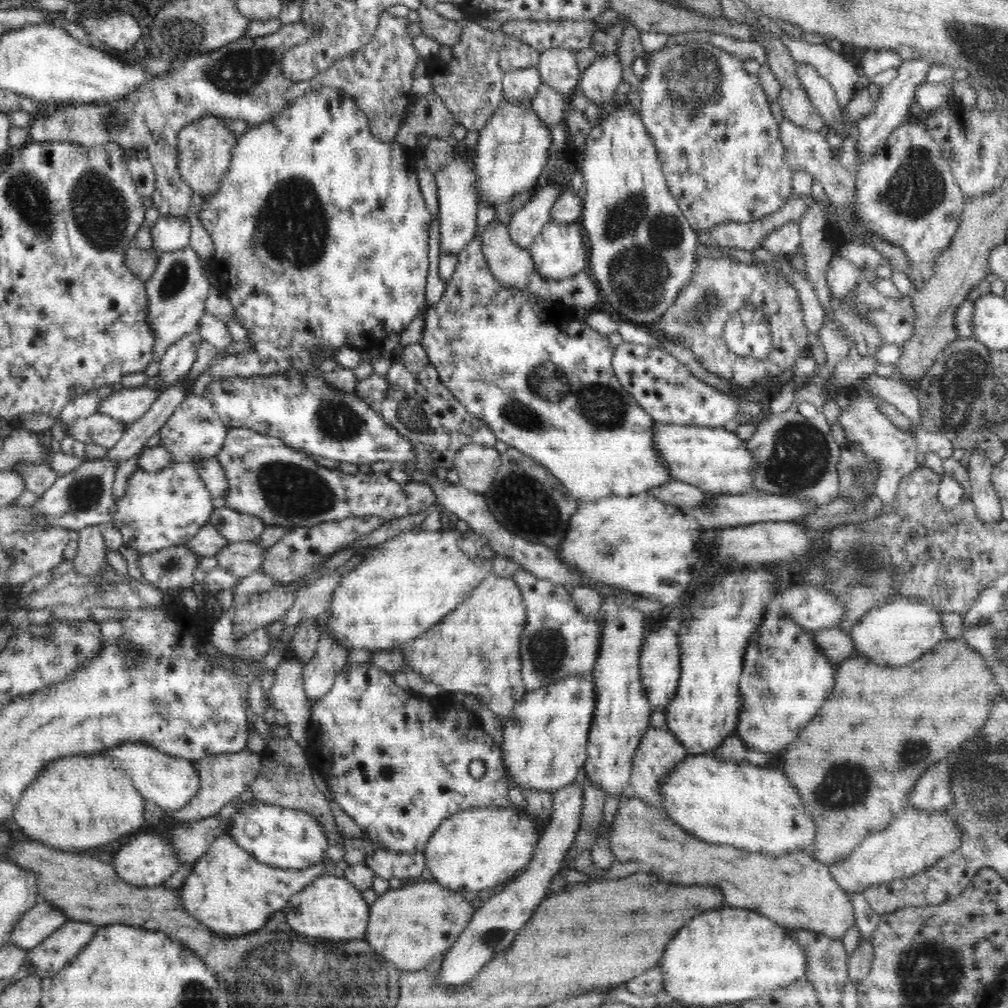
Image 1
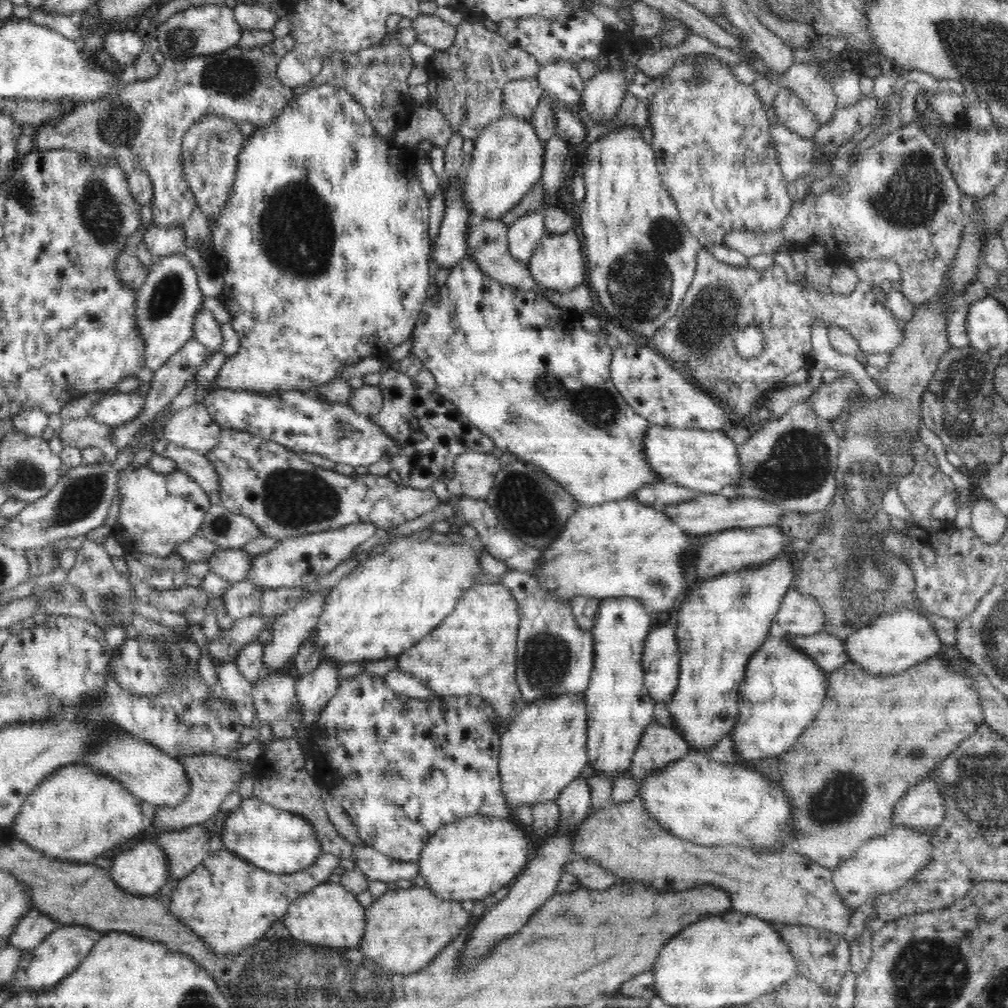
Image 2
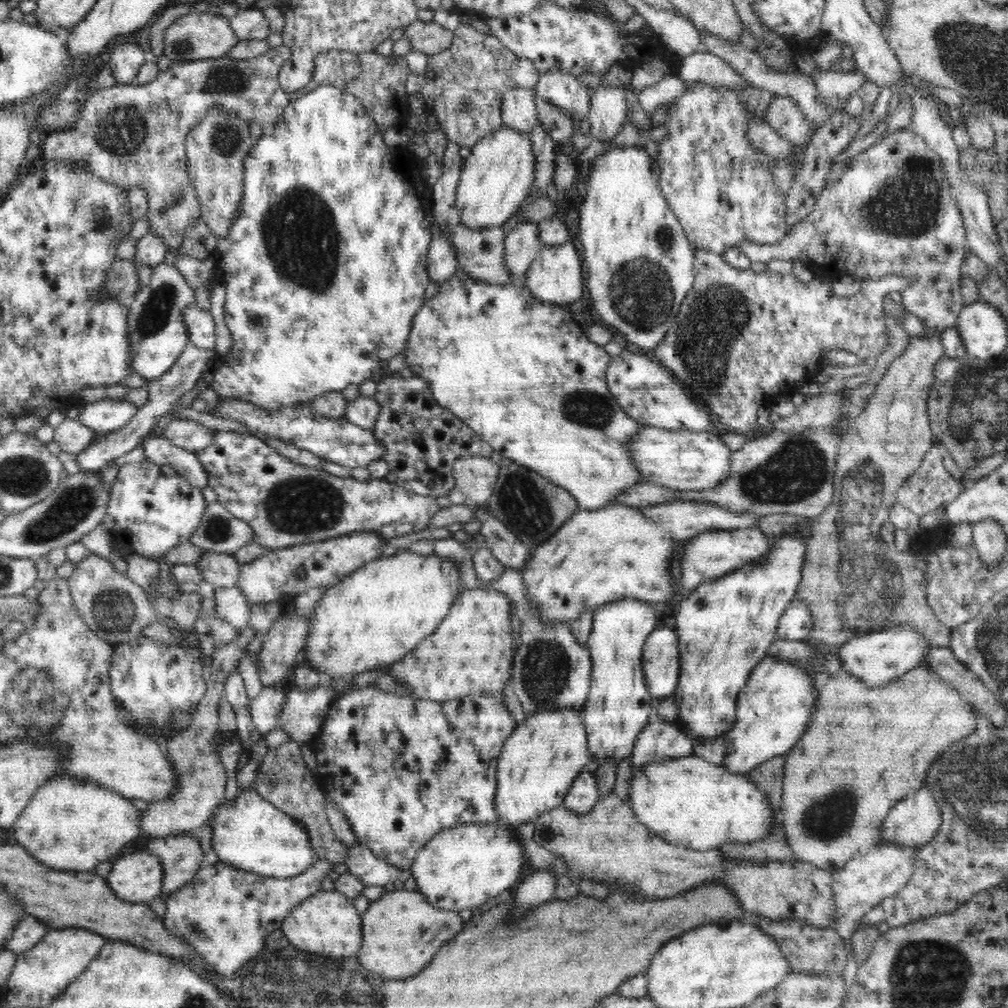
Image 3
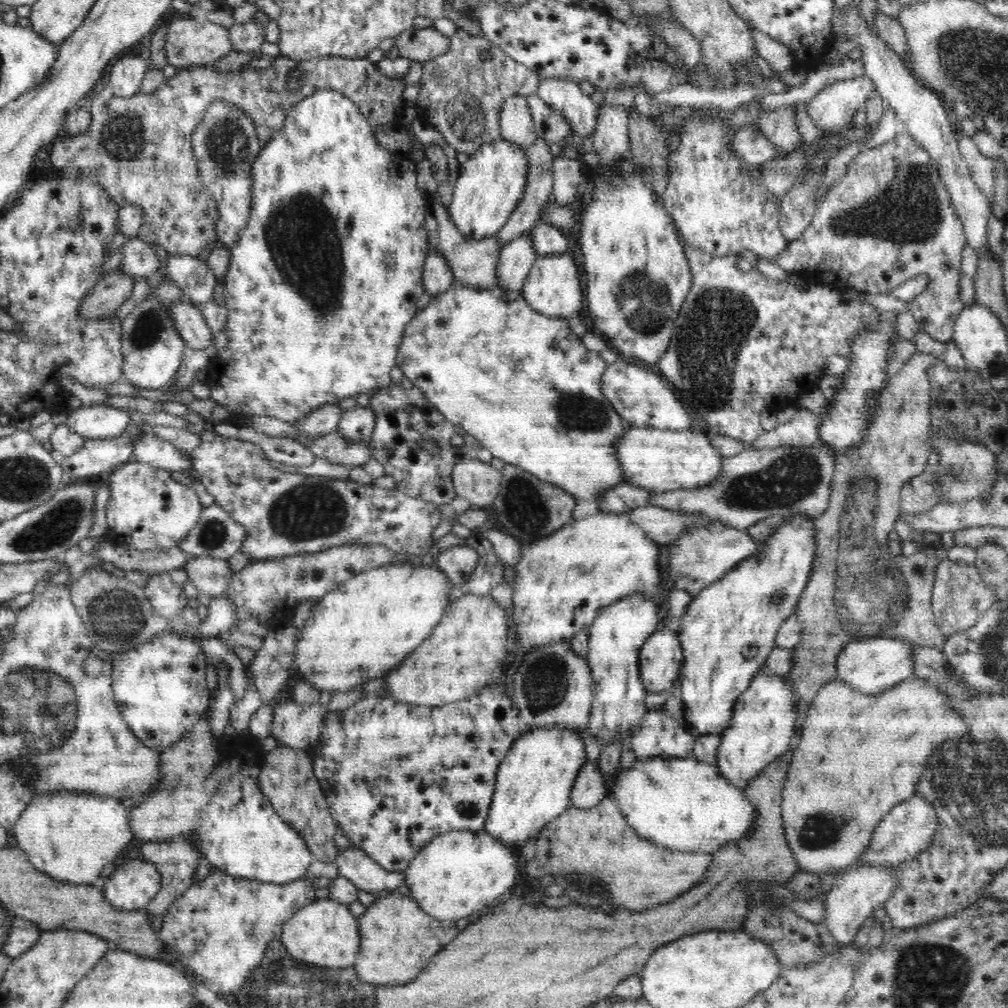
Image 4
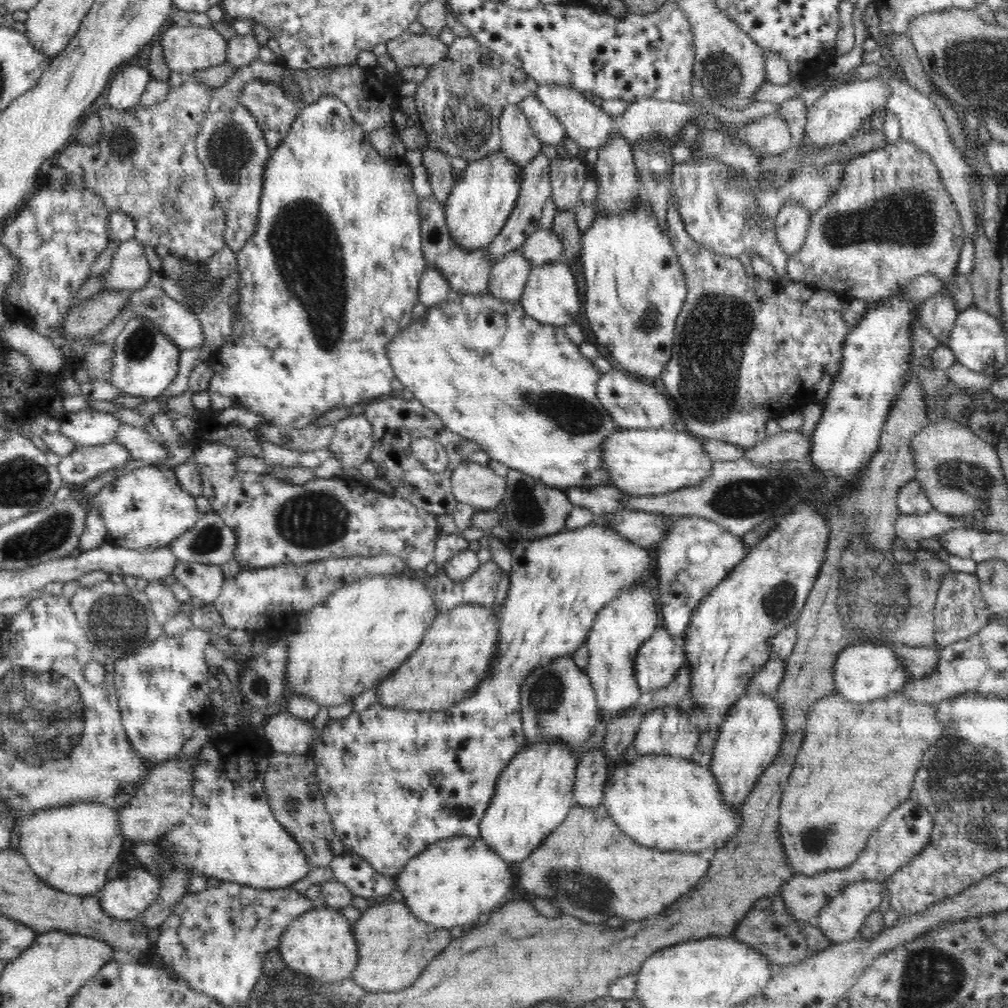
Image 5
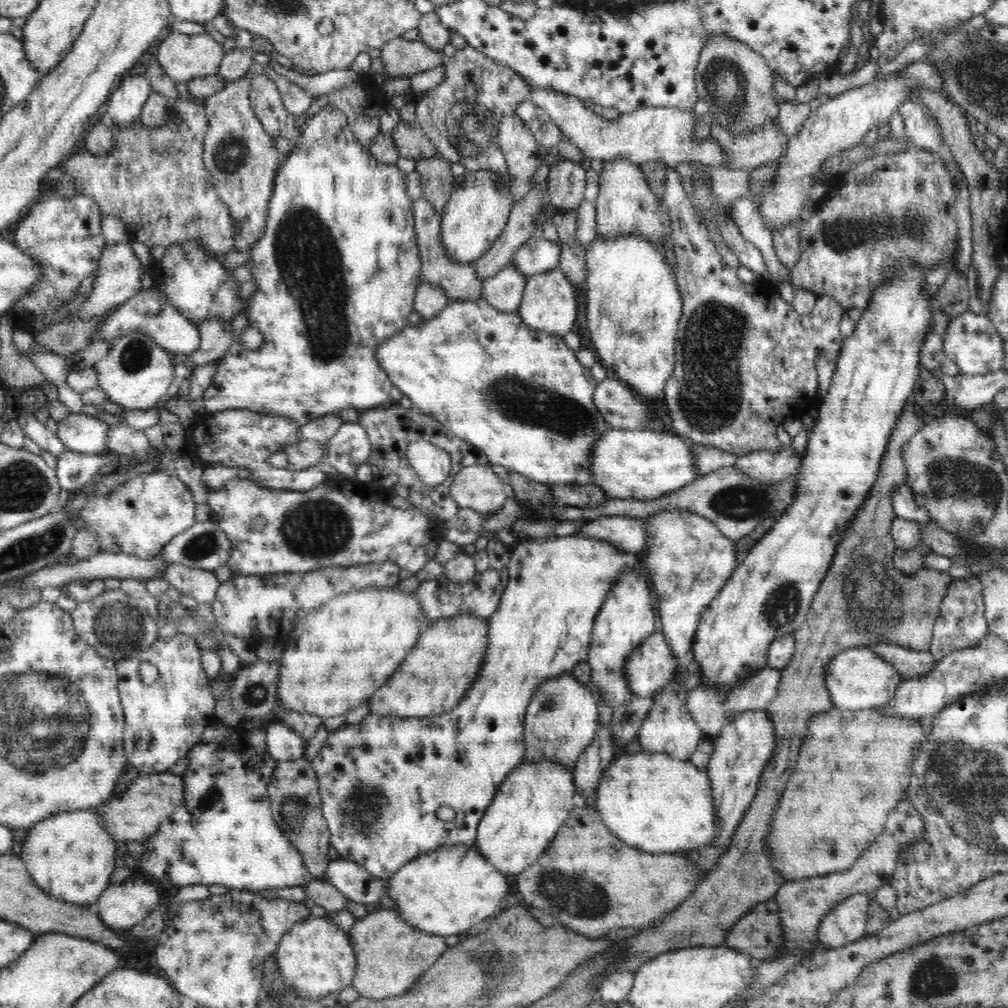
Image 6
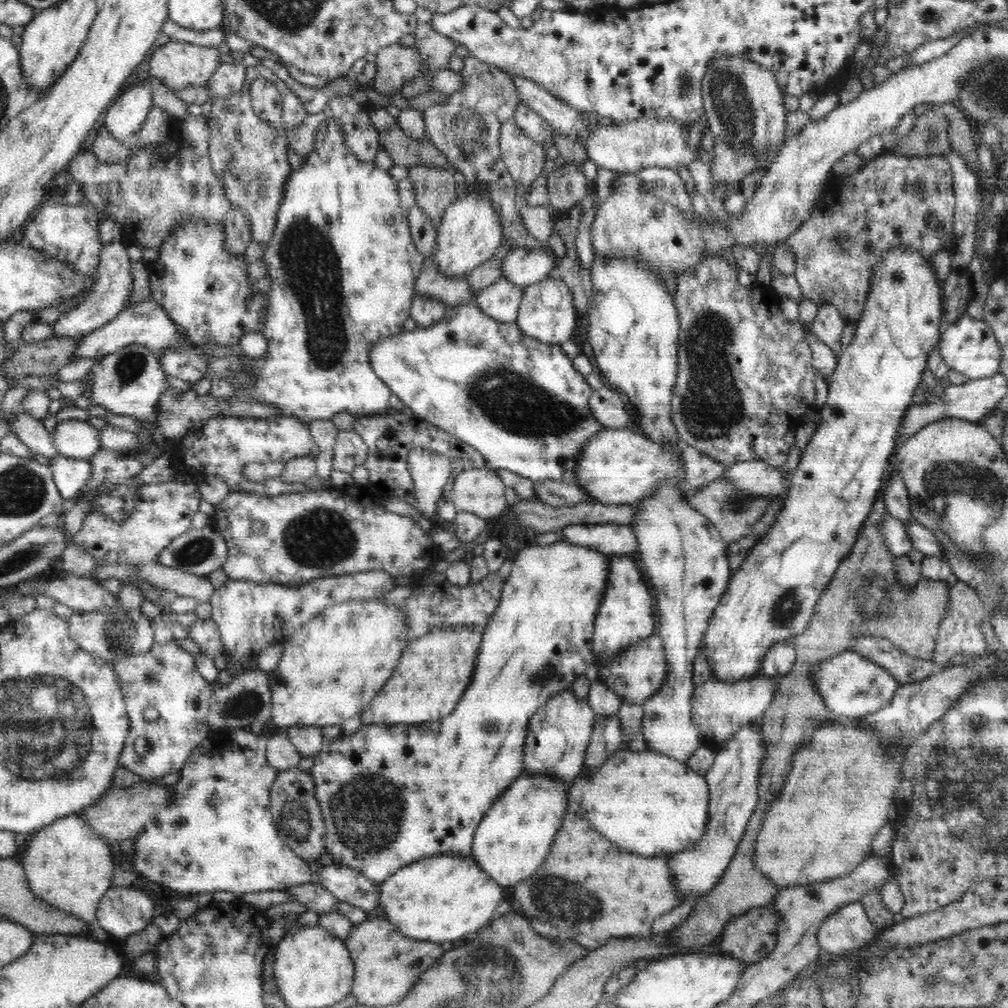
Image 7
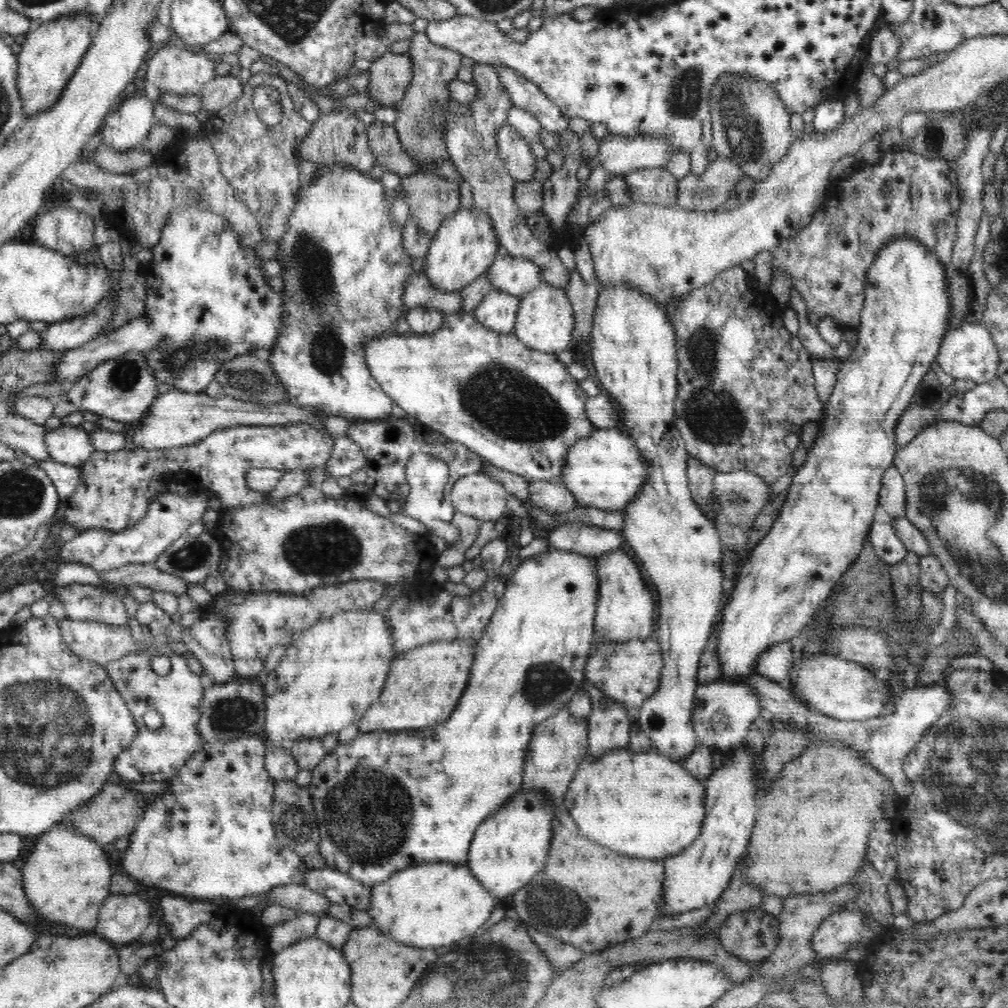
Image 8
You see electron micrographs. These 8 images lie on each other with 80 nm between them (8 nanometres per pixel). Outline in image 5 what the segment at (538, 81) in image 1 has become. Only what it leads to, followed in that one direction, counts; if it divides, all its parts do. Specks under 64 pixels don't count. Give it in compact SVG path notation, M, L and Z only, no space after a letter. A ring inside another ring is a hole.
M520 103L507 104L503 108L499 116L499 134L504 155L520 167L520 172L542 150L542 144L534 137Z

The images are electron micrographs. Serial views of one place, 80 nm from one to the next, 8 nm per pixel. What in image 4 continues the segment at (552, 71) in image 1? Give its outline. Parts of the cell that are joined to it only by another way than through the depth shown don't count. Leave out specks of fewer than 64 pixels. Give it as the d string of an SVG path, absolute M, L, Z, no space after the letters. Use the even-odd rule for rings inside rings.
M562 78L545 79L539 83L536 93L550 108L562 114L575 140L594 136L599 105L582 92L578 83Z

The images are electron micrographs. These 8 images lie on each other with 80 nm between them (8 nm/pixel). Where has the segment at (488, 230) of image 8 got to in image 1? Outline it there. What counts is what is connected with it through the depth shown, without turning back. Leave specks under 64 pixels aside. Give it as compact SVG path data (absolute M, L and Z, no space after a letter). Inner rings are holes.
M504 101L500 108L494 111L492 117L479 132L479 140L474 148L473 164L476 171L476 189L478 200L486 201L488 205L497 207L503 202L509 201L512 195L521 193L523 190L531 191L539 184L544 166L548 158L548 150L552 143L551 129L536 115L531 107L524 107L520 103Z

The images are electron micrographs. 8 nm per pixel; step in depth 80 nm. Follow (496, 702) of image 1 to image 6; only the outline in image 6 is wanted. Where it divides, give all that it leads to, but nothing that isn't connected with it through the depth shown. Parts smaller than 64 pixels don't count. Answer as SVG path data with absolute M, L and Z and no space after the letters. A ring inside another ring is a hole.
M474 614L440 620L434 627L422 631L416 646L406 655L398 670L368 699L370 713L385 717L437 717L452 710L466 696L468 689L476 682L486 656L488 620Z

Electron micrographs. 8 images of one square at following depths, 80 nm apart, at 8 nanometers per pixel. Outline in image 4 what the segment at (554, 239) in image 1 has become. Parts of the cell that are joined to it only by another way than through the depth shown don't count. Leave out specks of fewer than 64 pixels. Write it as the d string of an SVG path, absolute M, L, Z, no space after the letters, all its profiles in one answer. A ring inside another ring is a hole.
M570 250L557 255L538 255L526 278L522 293L528 305L538 313L566 320L576 316L582 306L582 286L578 266Z

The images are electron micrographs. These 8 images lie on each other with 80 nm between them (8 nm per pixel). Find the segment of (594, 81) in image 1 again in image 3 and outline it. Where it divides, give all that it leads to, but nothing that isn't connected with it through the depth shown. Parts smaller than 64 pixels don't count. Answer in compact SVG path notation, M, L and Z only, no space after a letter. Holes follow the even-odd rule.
M603 83L590 90L587 120L594 140L609 143L626 122L628 101L622 86L605 86Z

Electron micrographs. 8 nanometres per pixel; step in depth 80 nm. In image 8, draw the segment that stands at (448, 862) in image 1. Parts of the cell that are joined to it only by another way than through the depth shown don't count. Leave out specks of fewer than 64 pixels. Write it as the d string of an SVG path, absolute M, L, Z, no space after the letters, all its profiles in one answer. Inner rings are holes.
M431 862L408 867L394 873L388 880L371 887L370 908L372 925L382 933L388 933L394 941L412 947L436 949L439 946L450 946L454 942L470 940L476 932L482 932L481 926L490 918L498 902L486 891L486 887L474 879L468 864Z

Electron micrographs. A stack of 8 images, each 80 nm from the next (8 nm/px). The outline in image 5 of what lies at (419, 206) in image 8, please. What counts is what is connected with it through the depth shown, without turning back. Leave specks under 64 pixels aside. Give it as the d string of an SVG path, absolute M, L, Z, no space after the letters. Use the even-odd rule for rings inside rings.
M428 150L423 152L421 159L428 170L428 181L432 185L432 195L444 205L455 183L452 167L449 163L450 158L442 151Z

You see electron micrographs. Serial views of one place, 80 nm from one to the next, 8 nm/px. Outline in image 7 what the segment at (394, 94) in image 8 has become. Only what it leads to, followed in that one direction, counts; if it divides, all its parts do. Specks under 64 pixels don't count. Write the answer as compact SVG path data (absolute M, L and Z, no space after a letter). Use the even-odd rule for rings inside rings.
M384 46L377 52L375 62L378 72L370 88L383 95L398 94L405 82L415 80L423 72L423 61L415 46Z

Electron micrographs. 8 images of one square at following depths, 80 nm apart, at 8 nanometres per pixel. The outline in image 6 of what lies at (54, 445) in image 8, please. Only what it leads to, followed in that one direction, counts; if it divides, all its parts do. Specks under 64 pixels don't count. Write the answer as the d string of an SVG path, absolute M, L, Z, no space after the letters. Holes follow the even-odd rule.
M75 410L58 423L56 435L68 451L99 453L108 446L109 426L97 416Z

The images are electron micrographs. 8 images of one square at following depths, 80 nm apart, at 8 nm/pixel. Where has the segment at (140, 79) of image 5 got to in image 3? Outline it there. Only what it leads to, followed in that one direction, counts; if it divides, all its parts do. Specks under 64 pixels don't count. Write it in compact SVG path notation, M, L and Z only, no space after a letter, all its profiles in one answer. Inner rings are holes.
M132 42L116 44L111 51L109 65L117 85L134 84L142 64L156 60L153 54L144 52L138 44Z

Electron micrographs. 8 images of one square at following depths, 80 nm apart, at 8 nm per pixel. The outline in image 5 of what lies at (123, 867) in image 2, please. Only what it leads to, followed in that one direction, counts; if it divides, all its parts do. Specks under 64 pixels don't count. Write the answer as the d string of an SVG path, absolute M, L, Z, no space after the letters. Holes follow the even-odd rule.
M139 867L105 882L96 897L110 917L127 921L138 918L160 891L160 879L152 871Z

